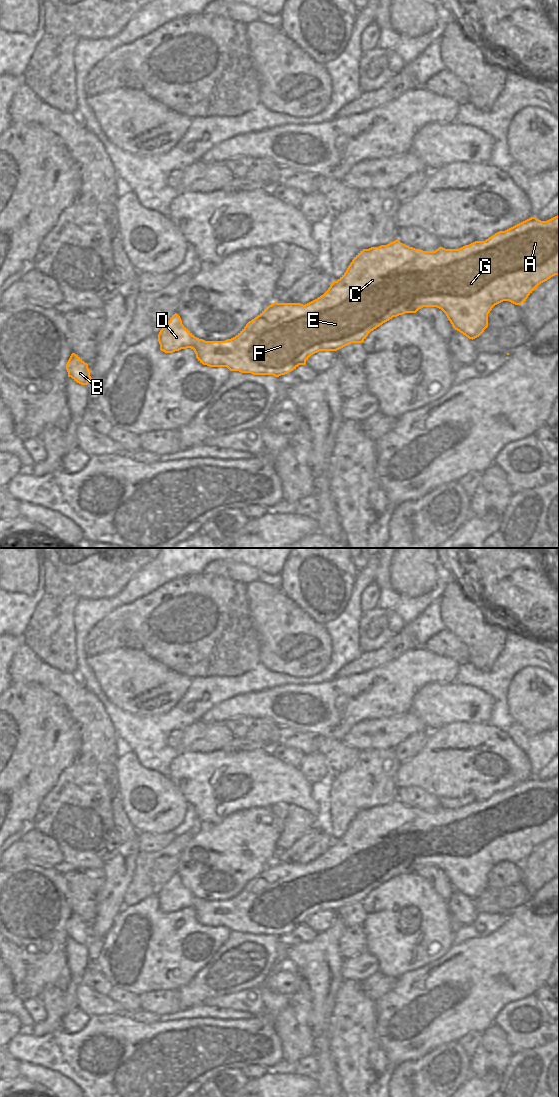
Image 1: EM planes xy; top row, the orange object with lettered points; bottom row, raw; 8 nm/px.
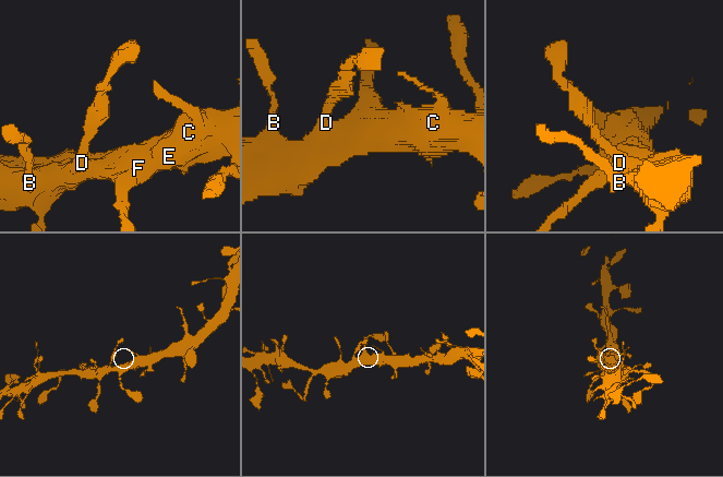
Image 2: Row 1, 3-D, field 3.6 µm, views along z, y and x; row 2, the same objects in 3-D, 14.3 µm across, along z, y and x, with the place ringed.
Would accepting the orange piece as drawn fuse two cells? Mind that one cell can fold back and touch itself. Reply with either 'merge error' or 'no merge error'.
no merge error

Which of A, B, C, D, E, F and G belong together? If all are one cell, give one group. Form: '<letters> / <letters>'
A B C D E F G

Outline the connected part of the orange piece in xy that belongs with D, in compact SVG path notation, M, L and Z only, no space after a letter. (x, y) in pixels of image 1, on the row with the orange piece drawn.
M559 215L547 221L531 217L495 233L485 241L475 241L459 249L439 247L435 251L423 251L397 239L387 245L360 251L346 272L337 281L332 281L328 290L317 299L305 305L275 301L231 339L199 339L182 324L180 316L175 313L160 330L158 342L160 350L165 353L191 348L198 361L209 367L227 367L230 371L279 377L299 365L306 365L306 360L319 351L337 351L351 343L362 343L371 331L393 317L416 313L423 307L441 309L455 330L473 340L488 327L488 314L495 305L503 301L521 305L541 283L555 275L559 275Z

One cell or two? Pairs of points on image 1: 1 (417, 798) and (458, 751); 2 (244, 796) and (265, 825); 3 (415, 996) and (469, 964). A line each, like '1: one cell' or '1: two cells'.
1: two cells
2: two cells
3: one cell

